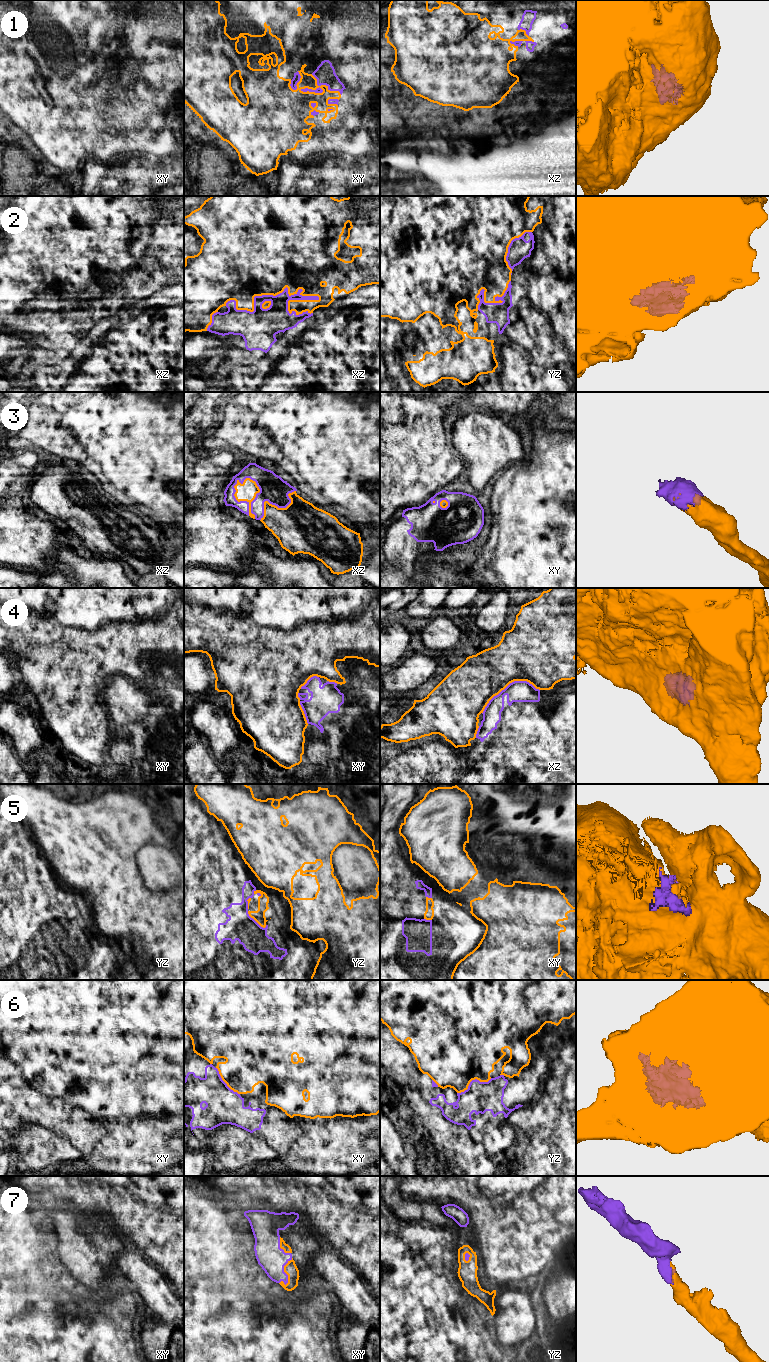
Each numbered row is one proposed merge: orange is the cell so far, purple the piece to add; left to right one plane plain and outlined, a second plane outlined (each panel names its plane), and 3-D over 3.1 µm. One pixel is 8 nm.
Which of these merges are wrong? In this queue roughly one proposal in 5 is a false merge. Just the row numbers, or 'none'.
5

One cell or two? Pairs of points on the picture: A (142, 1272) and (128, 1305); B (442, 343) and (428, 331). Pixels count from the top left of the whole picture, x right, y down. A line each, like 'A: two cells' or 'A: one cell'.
A: two cells
B: one cell

